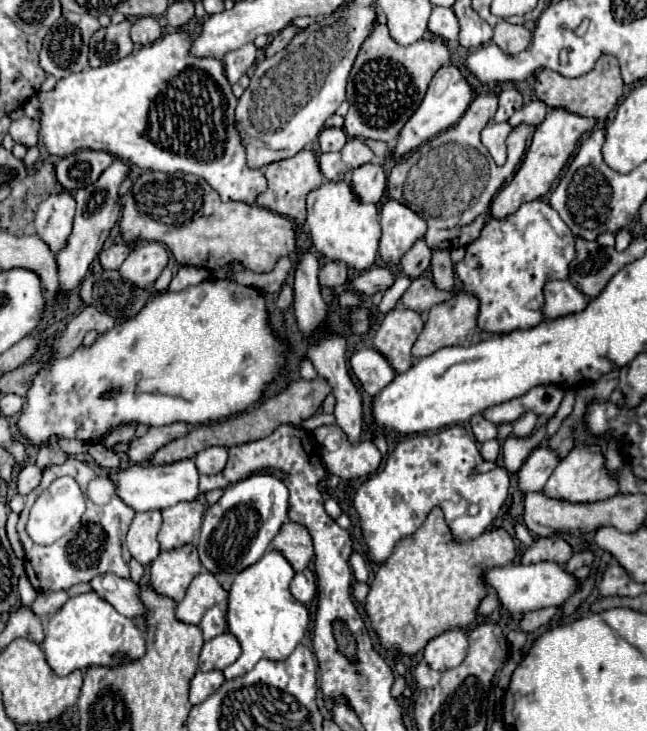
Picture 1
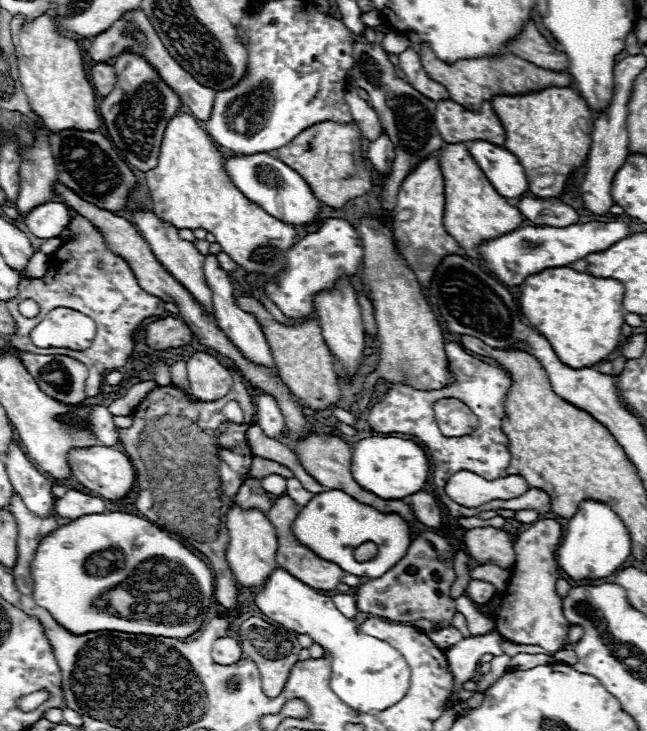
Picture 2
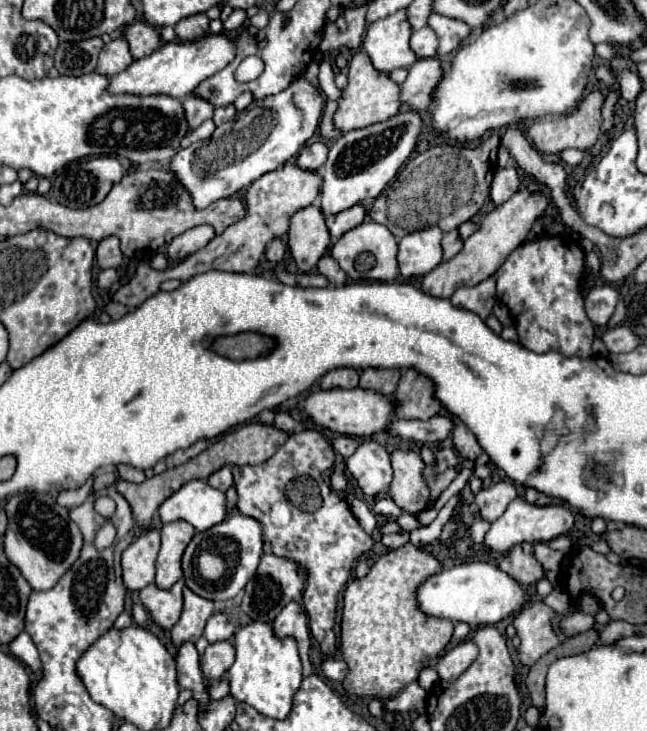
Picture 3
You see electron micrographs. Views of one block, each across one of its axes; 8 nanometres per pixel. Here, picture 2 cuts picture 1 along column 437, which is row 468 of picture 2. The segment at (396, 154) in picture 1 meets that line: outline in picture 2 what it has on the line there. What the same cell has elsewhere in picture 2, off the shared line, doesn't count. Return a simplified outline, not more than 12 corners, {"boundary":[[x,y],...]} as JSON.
{"boundary":[[94,446],[70,454],[74,478],[110,502],[136,486],[130,458]]}

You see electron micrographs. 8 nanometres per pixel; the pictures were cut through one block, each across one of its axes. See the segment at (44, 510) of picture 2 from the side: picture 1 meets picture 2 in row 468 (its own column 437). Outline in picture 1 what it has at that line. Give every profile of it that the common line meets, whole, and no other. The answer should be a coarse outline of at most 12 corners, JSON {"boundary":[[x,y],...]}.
{"boundary":[[436,6],[428,20],[428,32],[454,42],[458,20],[452,8]]}

